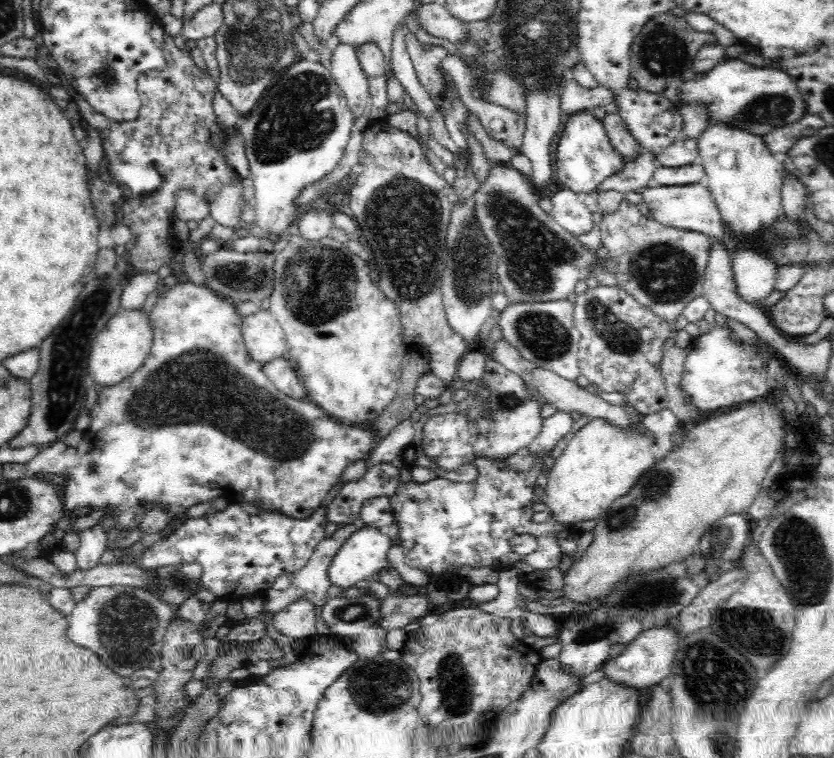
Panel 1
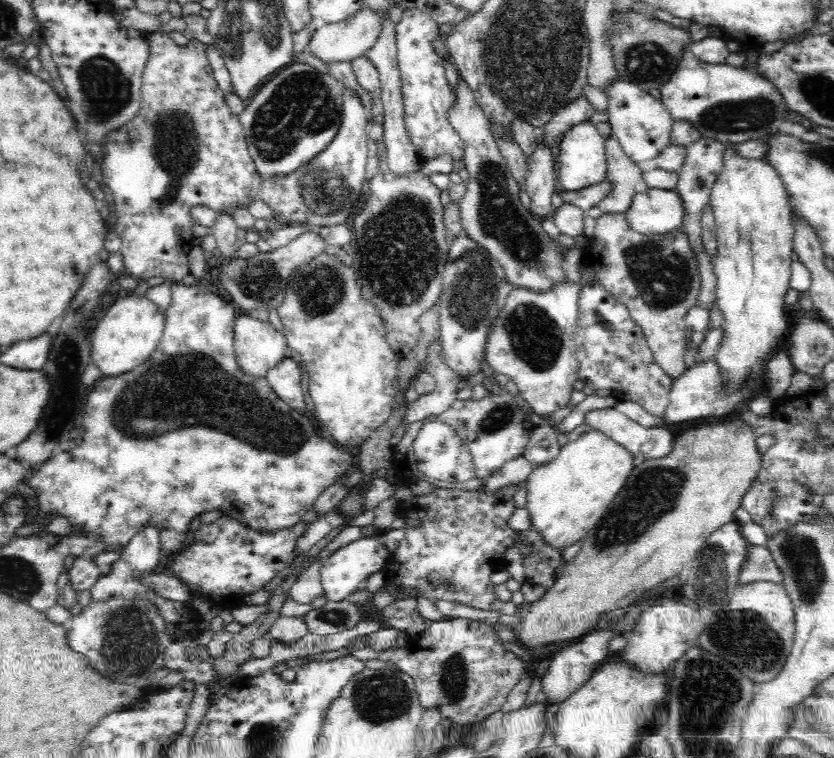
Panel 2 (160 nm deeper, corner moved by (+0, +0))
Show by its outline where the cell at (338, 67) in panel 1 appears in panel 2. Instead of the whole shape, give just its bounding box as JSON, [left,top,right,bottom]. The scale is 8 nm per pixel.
[260,88,369,226]

